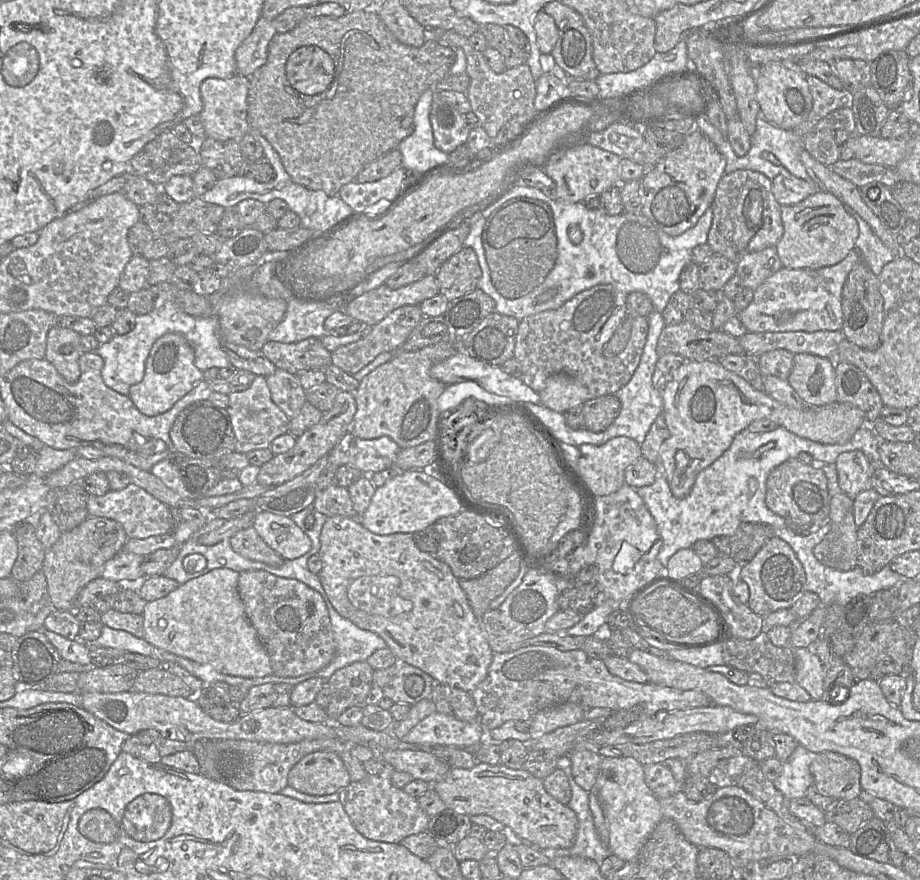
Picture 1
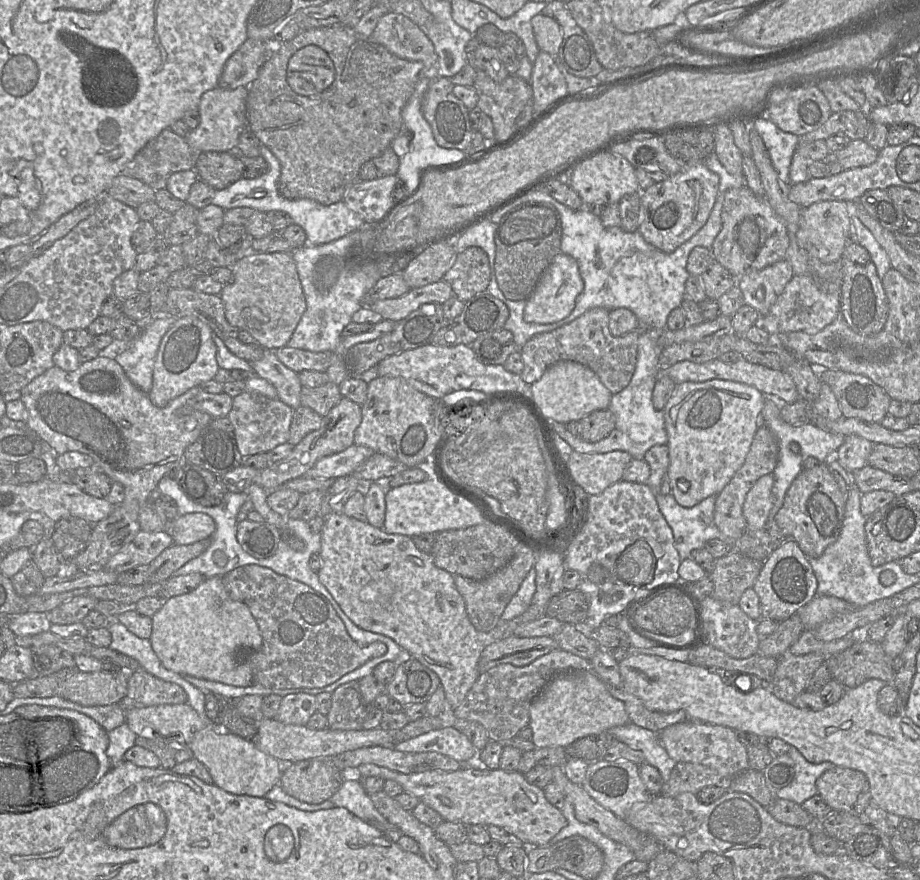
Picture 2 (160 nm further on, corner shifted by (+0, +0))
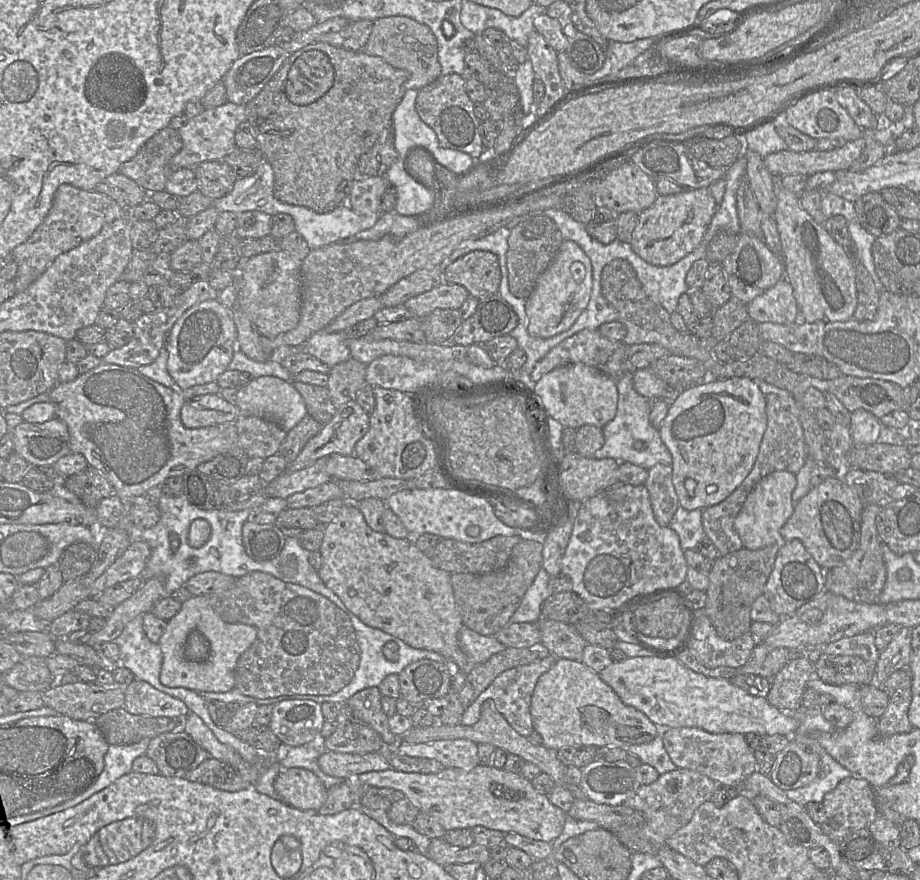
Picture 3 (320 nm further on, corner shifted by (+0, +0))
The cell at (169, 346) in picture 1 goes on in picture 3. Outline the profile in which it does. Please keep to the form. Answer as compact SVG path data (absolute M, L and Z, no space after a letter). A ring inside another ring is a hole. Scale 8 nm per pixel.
M220 299L205 300L190 307L171 328L166 349L169 354L168 373L182 390L217 382L218 377L228 369L235 349L238 349L231 307Z

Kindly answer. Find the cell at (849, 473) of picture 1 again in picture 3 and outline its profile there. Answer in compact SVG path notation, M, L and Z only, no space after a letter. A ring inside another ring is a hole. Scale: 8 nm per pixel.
M857 409L851 413L851 423L849 426L853 446L869 446L876 443L880 436L886 435L886 427L880 422L880 419L872 413Z

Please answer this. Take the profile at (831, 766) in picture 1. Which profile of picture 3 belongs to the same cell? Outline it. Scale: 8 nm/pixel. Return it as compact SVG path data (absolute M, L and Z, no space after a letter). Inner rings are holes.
M849 776L822 801L827 818L850 830L868 828L878 816L873 787L863 778Z

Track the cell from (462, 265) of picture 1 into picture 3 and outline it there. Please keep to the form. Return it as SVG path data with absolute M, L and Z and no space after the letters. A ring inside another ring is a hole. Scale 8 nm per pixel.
M474 250L444 269L444 281L463 286L470 296L480 299L498 293L501 270L498 258L489 251Z

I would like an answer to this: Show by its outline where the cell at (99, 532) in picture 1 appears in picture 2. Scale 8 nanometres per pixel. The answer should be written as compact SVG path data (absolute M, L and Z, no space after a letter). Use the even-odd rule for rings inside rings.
M101 353L95 359L80 364L79 368L75 371L65 371L57 366L53 366L43 374L34 378L29 384L20 390L20 400L25 405L27 411L26 425L33 430L44 442L46 442L52 449L56 451L58 455L61 455L69 451L78 451L89 455L93 461L95 468L98 471L103 472L111 482L118 482L122 484L125 491L125 497L121 504L115 507L115 510L105 519L97 522L92 526L90 538L88 540L86 548L78 554L71 562L72 568L75 567L77 570L97 570L105 567L109 559L126 547L140 531L138 522L140 508L147 504L157 492L157 486L162 477L164 477L170 470L177 467L184 462L184 451L199 437L201 431L208 425L213 419L211 415L202 411L194 411L192 414L187 416L179 416L179 409L185 405L194 406L195 398L200 392L200 387L193 387L186 391L184 394L170 401L165 407L156 407L152 404L148 393L141 391L137 388L126 376L123 368L115 361L114 353Z

